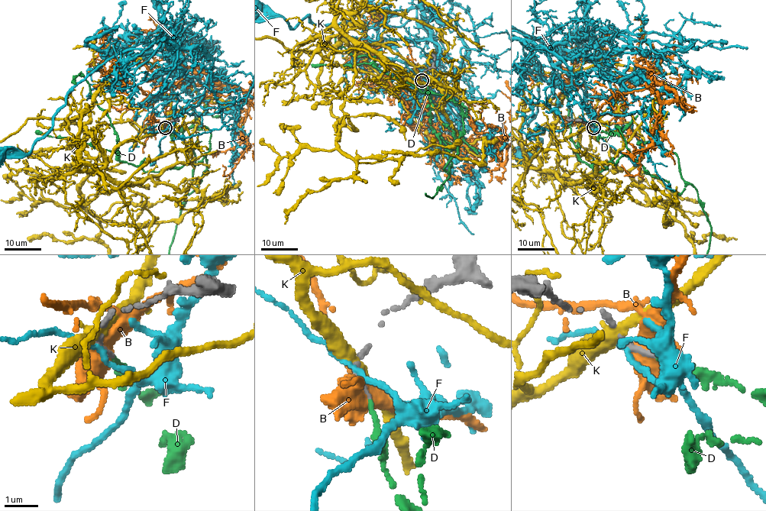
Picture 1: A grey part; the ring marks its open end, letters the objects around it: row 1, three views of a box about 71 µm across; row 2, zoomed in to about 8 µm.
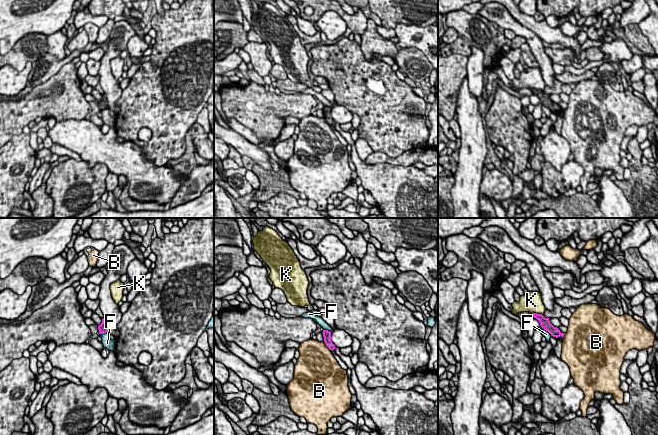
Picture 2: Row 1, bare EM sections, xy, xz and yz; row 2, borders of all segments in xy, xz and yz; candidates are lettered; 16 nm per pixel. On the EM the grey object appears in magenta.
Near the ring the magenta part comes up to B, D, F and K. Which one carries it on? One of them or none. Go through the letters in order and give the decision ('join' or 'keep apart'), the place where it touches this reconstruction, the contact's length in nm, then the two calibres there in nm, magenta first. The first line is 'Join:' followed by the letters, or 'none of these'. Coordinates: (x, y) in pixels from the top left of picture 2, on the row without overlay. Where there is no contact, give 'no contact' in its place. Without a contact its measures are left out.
Join: D
B: keep apart | xz (327, 122) | 150 nm | 130/500 nm
D: join | no contact
F: keep apart | yz (547, 106) | 190 nm | 160/120 nm
K: keep apart | yz (536, 89) | 180 nm | 160/340 nm

